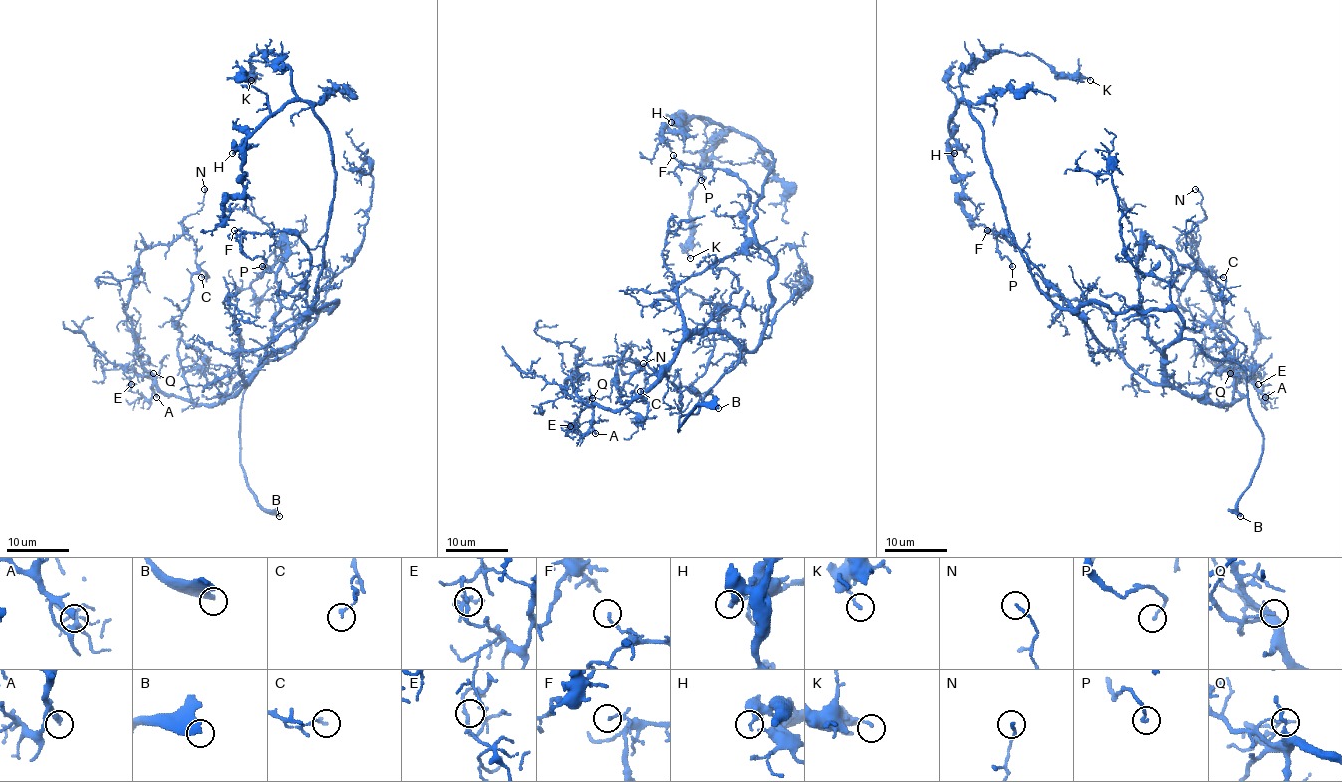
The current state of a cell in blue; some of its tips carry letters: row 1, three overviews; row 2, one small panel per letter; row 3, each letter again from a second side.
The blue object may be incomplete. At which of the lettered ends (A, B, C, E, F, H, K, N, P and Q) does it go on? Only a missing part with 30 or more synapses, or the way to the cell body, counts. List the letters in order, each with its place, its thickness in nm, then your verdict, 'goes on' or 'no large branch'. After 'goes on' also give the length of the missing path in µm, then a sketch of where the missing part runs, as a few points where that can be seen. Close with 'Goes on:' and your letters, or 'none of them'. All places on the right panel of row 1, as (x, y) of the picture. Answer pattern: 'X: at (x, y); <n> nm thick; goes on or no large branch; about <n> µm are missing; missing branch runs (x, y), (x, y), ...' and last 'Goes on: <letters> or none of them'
A: at (1265, 397); 260 nm thick; goes on; about 25 µm are missing; missing branch runs (1265, 397), (1289, 394), (1304, 415), (1303, 422), (1296, 420), (1287, 426), (1267, 426)
B: at (1240, 516); 300 nm thick; goes on; about 8 µm are missing; missing branch runs (1240, 516), (1220, 515), (1216, 521), (1217, 526)
C: at (1223, 277); 120 nm thick; no large branch
E: at (1258, 384); 140 nm thick; no large branch
F: at (987, 230); 100 nm thick; no large branch
H: at (954, 153); 280 nm thick; no large branch
K: at (1090, 80); 150 nm thick; no large branch
N: at (1195, 189); 130 nm thick; no large branch
P: at (1012, 266); 150 nm thick; no large branch
Q: at (1230, 373); 150 nm thick; no large branch
Goes on: A, B

